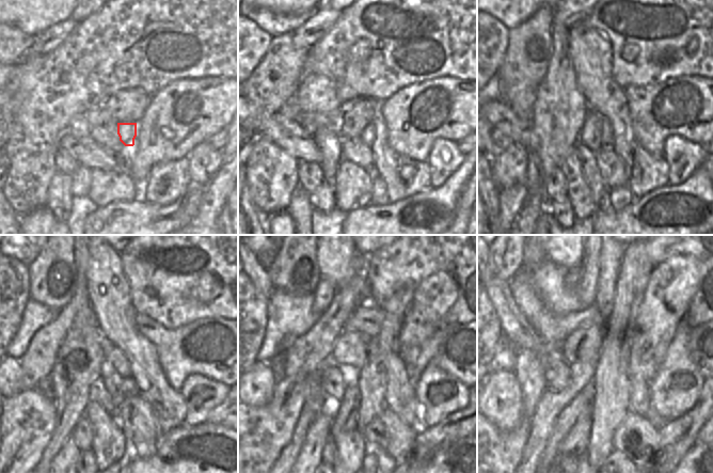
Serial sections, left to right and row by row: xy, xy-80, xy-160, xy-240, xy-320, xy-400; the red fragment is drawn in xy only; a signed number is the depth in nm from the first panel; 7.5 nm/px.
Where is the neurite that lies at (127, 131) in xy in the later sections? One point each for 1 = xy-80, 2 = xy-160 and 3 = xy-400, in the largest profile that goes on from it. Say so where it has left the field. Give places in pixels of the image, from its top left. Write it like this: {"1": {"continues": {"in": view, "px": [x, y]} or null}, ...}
{"1": {"continues": {"in": "xy-80", "px": [368, 135]}}, "2": {"continues": {"in": "xy-160", "px": [606, 131]}}, "3": {"continues": {"in": "xy-400", "px": [583, 345]}}}

